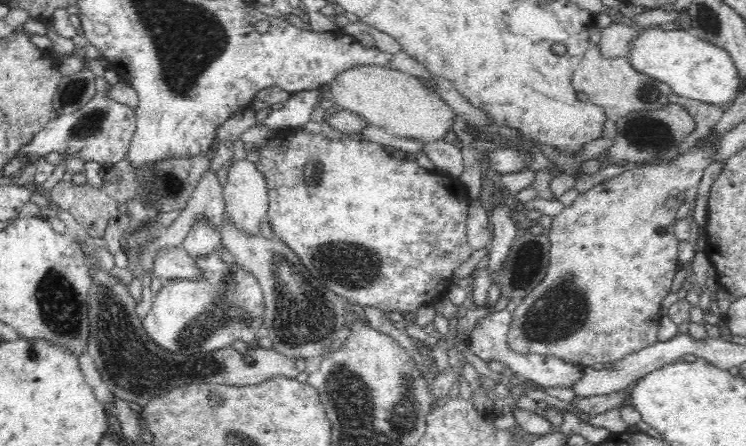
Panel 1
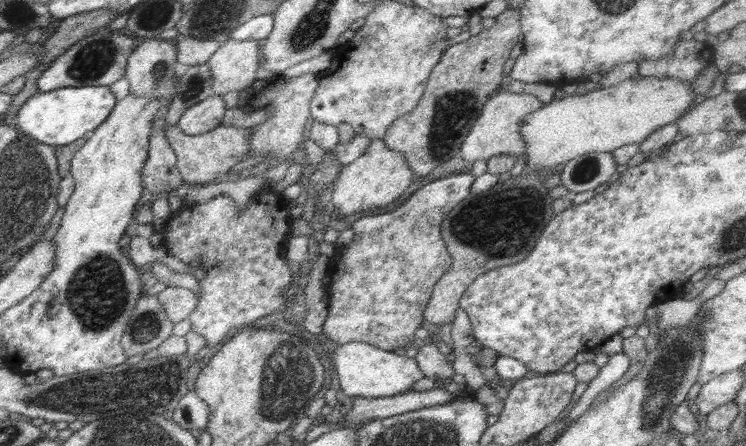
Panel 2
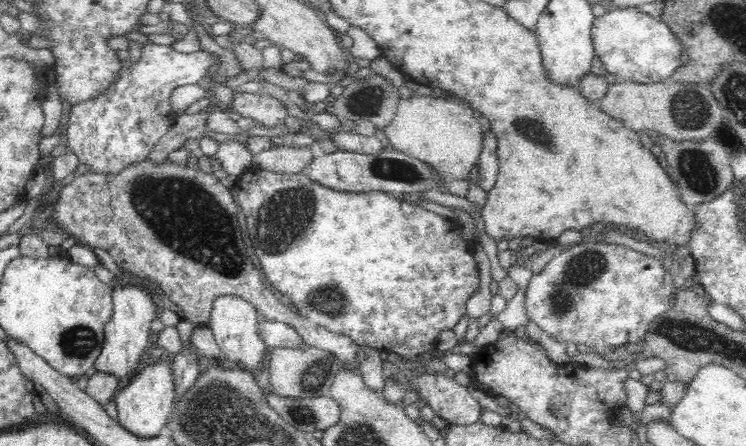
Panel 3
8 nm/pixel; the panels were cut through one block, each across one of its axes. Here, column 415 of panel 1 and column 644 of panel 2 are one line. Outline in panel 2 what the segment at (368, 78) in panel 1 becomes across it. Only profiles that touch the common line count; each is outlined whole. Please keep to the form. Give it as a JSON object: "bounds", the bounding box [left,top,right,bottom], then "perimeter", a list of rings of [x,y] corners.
{"bounds":[520,75,696,172],"perimeter":[[[637,75],[608,88],[585,87],[582,92],[553,100],[530,114],[520,135],[526,141],[524,171],[540,172],[543,168],[562,168],[572,157],[586,153],[611,153],[625,144],[640,144],[665,124],[673,124],[689,108],[696,94],[692,83],[680,79]]]}

